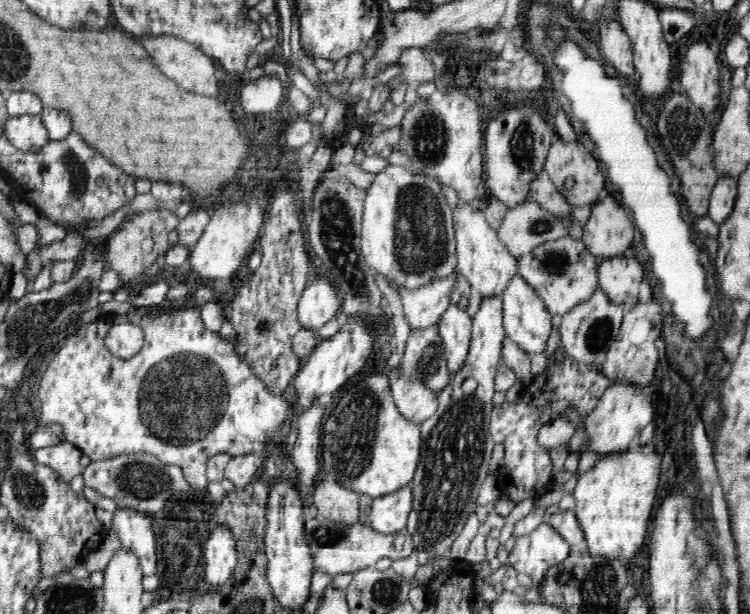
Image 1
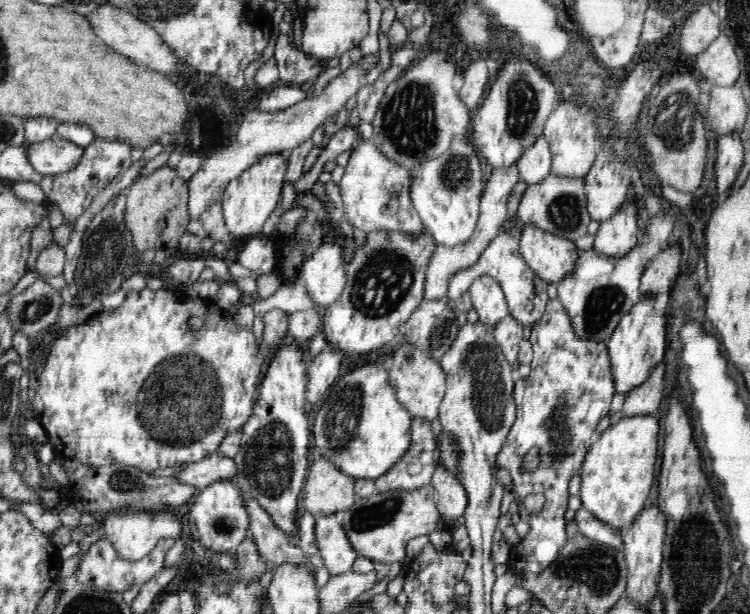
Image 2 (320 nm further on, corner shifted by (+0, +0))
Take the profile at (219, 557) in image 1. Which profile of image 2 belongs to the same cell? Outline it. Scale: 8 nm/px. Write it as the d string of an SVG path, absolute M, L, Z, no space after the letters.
M225 480L225 482L212 483L195 494L189 516L196 524L201 544L208 548L209 553L213 550L218 553L230 553L244 542L248 535L250 517L239 489L232 480Z

